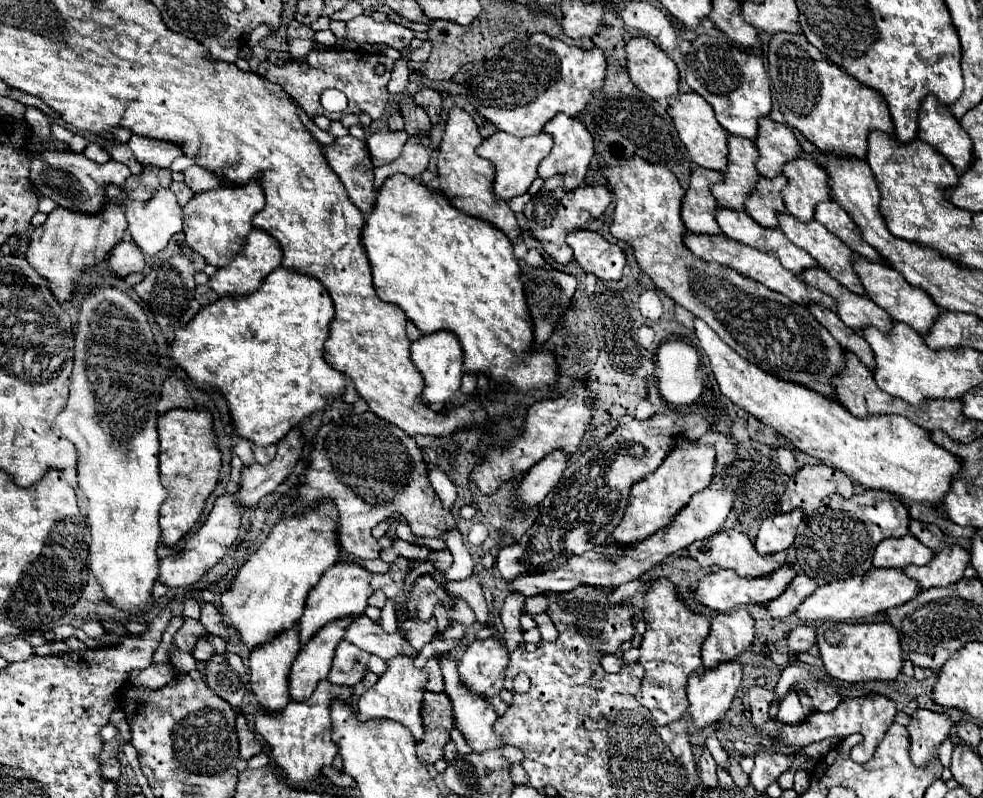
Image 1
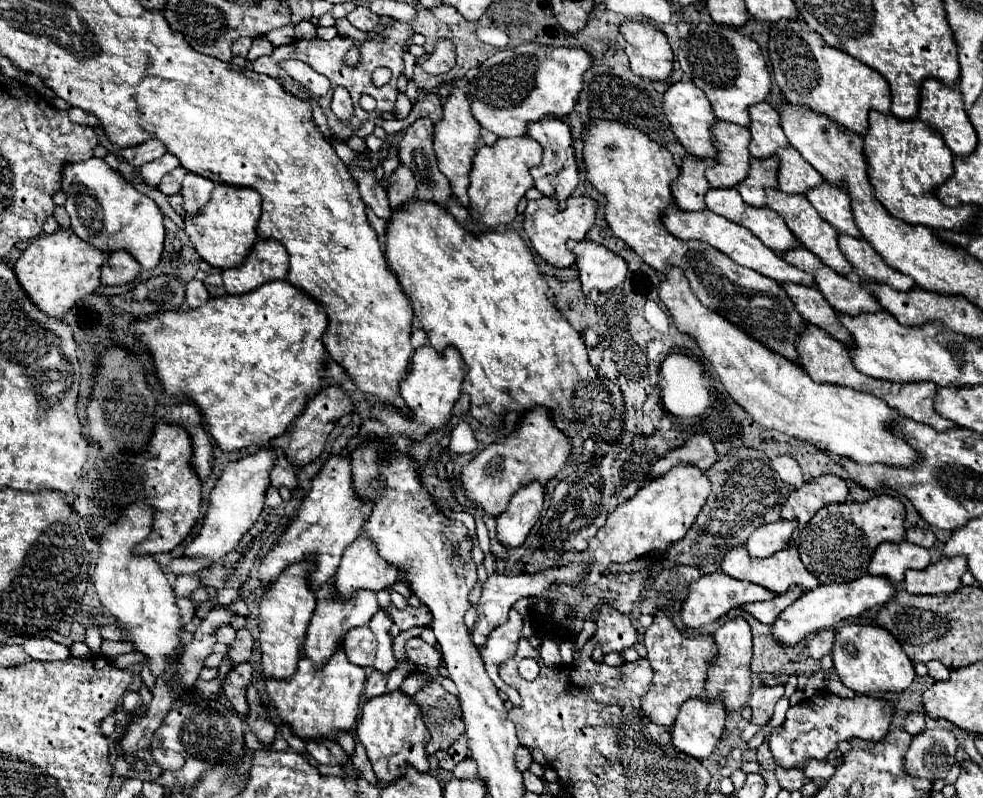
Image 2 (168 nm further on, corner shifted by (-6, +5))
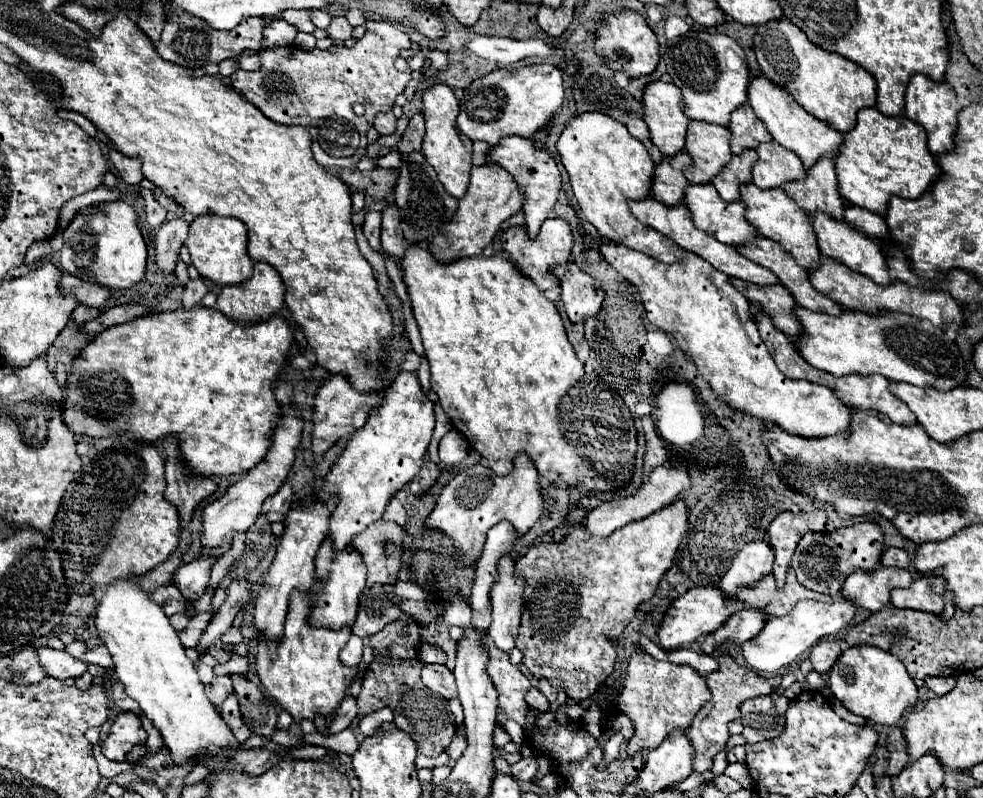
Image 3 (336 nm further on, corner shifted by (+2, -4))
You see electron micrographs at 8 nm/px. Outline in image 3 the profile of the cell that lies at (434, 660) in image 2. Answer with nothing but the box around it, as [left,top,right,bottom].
[423,664,457,698]

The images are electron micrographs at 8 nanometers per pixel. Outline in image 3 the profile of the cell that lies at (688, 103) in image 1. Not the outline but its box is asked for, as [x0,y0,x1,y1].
[643,80,689,156]

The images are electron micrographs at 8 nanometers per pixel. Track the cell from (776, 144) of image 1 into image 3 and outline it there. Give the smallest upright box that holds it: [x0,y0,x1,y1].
[729,106,771,154]

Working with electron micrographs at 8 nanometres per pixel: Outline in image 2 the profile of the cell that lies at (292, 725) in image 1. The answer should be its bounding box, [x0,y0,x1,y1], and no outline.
[265,647,365,741]

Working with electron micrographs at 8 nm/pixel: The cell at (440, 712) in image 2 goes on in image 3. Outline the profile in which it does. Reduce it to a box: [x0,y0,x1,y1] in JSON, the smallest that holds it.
[357,620,457,758]

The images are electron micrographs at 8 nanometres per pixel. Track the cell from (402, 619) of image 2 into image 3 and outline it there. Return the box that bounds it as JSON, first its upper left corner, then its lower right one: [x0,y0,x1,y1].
[353,586,401,638]

